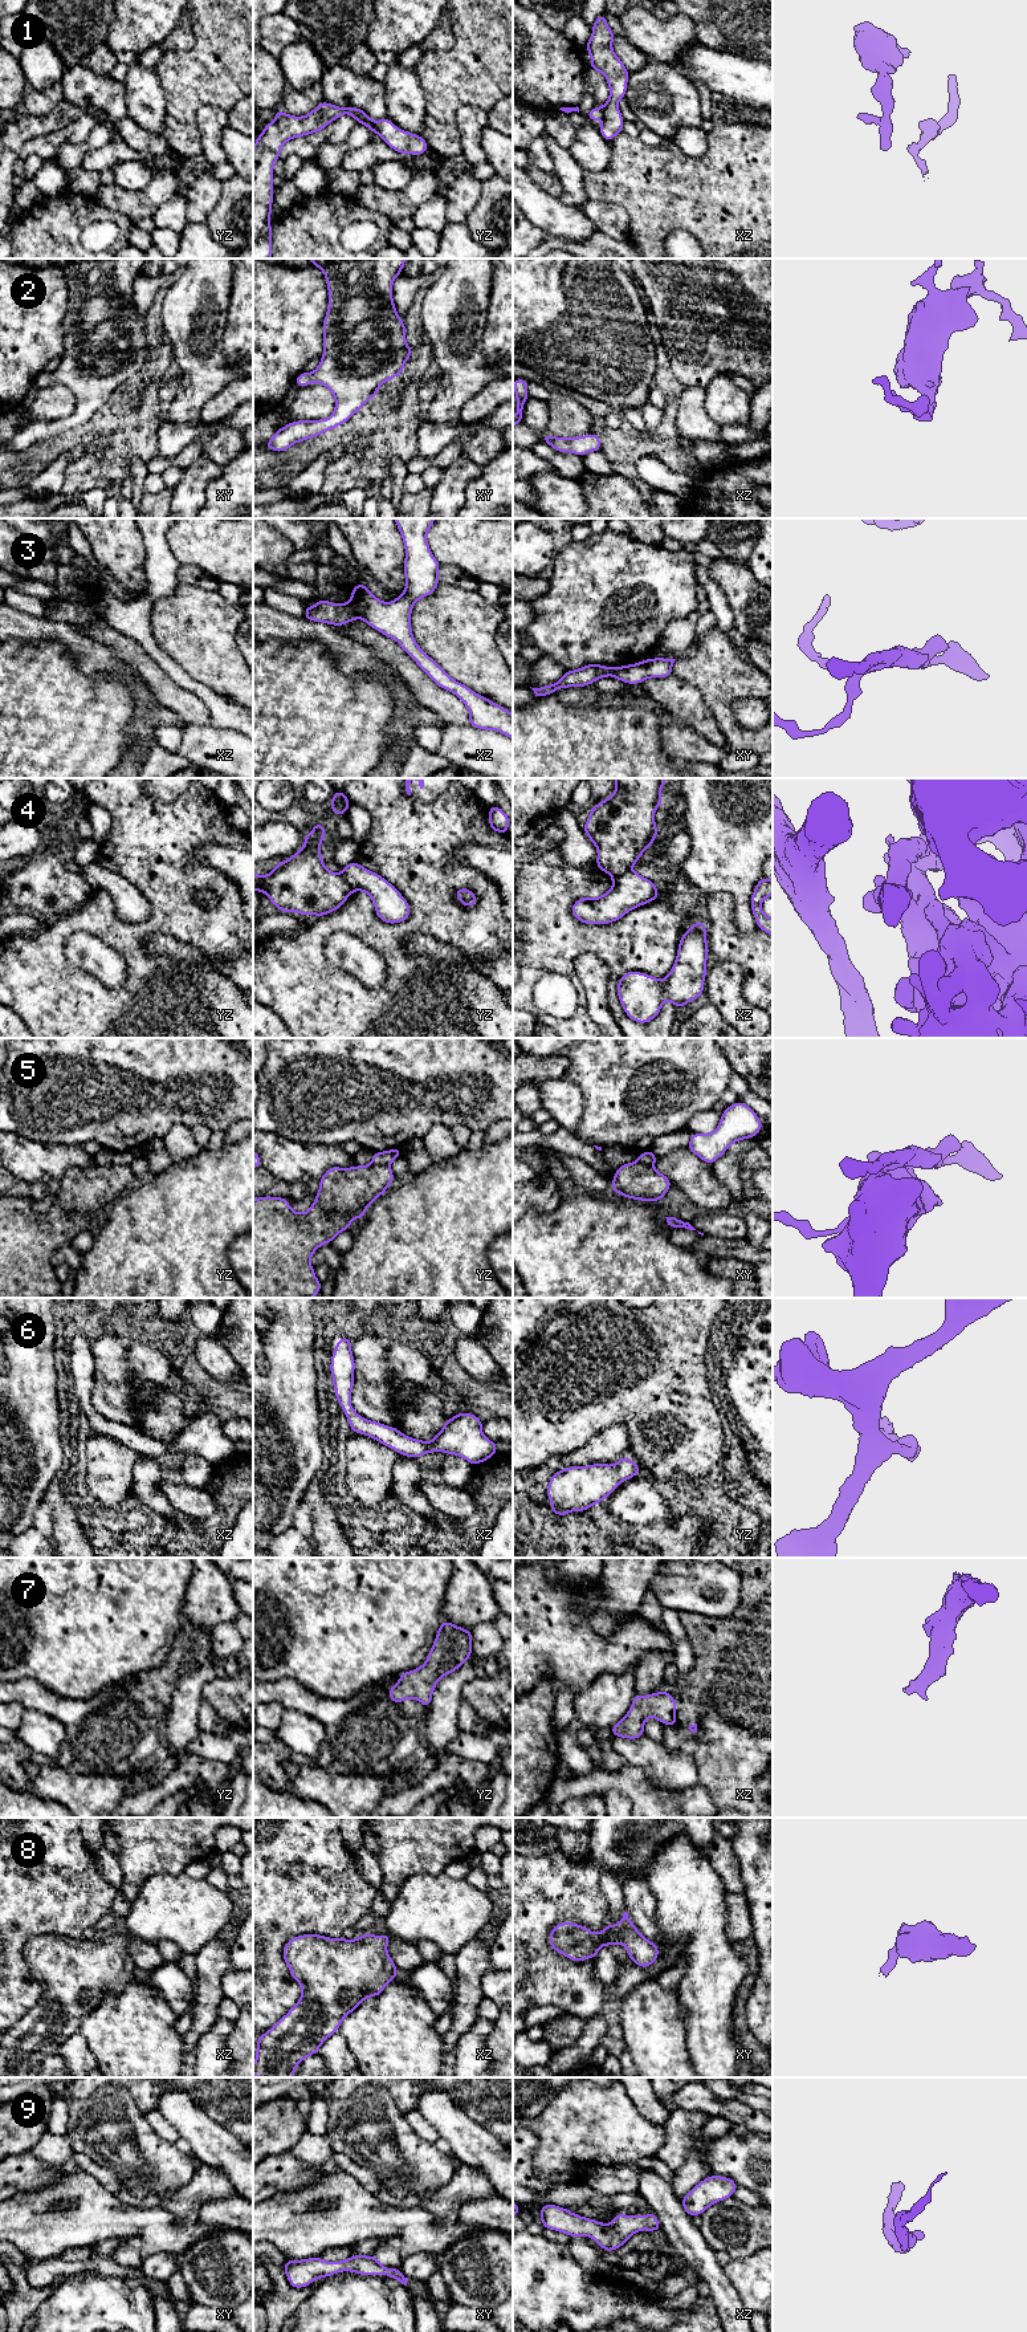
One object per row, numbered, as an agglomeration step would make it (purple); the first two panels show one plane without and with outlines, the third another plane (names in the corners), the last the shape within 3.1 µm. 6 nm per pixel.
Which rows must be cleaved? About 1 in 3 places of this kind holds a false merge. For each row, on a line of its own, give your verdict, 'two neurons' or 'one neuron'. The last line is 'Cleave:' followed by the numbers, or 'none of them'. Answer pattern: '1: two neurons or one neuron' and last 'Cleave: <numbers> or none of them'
1: two neurons
2: one neuron
3: two neurons
4: two neurons
5: two neurons
6: one neuron
7: one neuron
8: one neuron
9: one neuron
Cleave: 1, 3, 4, 5

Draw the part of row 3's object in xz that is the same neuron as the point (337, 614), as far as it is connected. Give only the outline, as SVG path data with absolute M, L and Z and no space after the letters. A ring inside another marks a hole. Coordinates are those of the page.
M321 598L315 606L306 606L305 609L305 619L333 626L343 626L356 618L358 615L350 602L331 603Z

